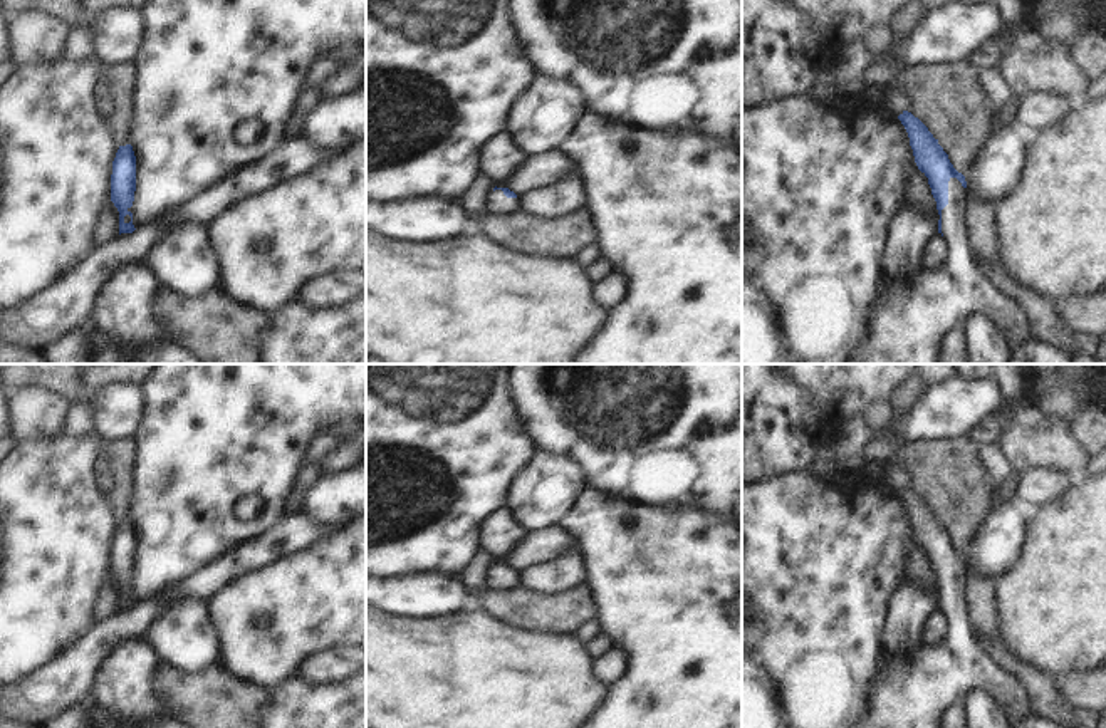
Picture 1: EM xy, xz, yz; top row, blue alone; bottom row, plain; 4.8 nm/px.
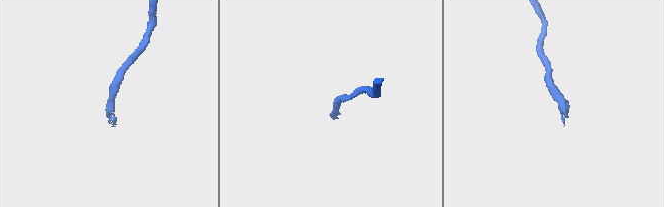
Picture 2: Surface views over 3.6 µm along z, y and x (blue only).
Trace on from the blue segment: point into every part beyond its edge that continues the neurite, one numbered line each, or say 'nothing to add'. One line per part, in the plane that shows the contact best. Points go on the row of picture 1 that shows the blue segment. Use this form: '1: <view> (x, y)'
1: yz (910, 327)

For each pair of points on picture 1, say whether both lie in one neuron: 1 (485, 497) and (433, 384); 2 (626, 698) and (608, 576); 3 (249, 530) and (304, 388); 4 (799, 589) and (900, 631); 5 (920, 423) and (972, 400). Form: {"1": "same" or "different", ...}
{"1": "same", "2": "same", "3": "same", "4": "different", "5": "same"}

